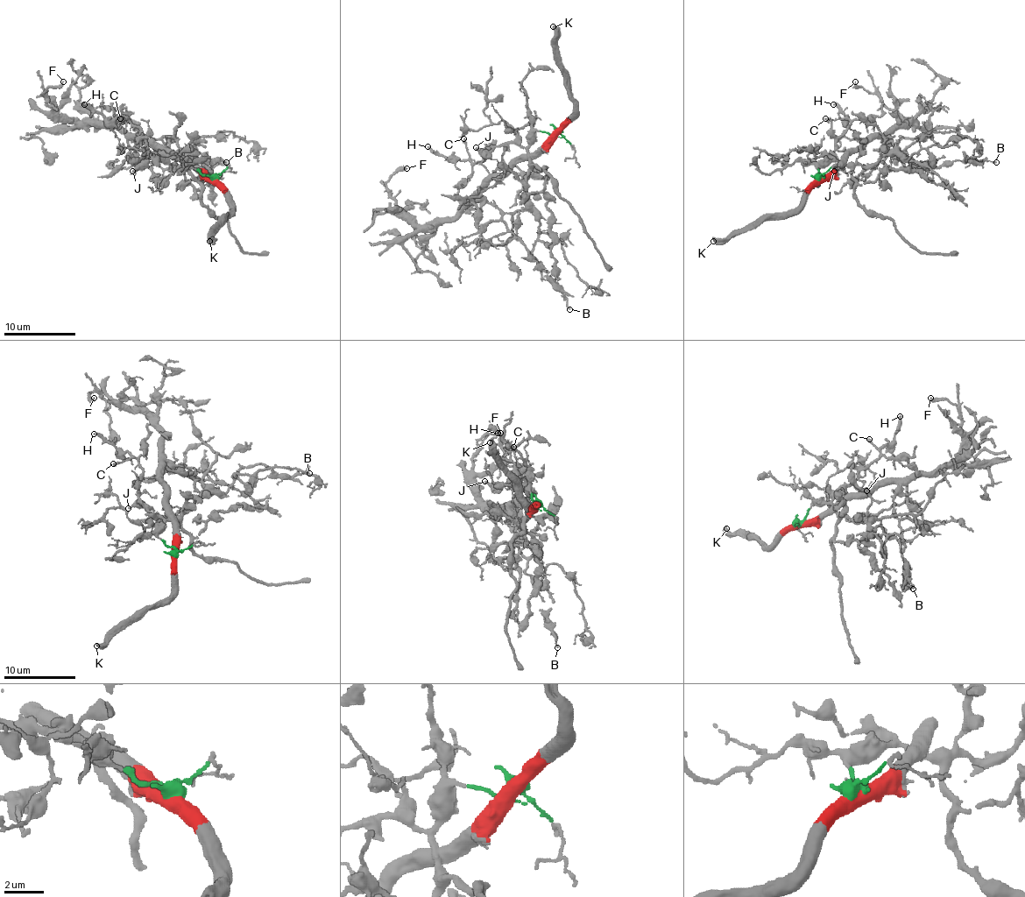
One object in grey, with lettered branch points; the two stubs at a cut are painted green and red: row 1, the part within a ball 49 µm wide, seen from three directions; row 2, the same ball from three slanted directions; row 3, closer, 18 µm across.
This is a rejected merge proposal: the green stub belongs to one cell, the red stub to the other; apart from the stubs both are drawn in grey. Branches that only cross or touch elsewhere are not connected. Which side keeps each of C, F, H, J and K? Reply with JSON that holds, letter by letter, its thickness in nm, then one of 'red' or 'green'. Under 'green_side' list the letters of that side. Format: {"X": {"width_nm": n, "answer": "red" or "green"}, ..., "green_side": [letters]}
{"C": {"width_nm": 280, "answer": "green"}, "F": {"width_nm": 280, "answer": "red"}, "H": {"width_nm": 280, "answer": "green"}, "J": {"width_nm": 260, "answer": "green"}, "K": {"width_nm": 480, "answer": "red"}, "green_side": ["C", "H", "J"]}

